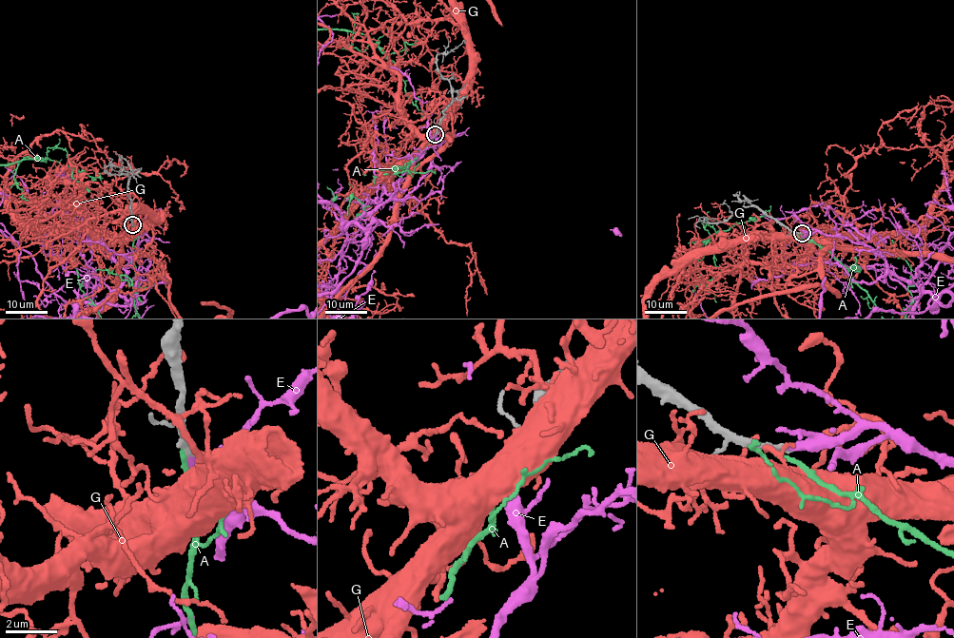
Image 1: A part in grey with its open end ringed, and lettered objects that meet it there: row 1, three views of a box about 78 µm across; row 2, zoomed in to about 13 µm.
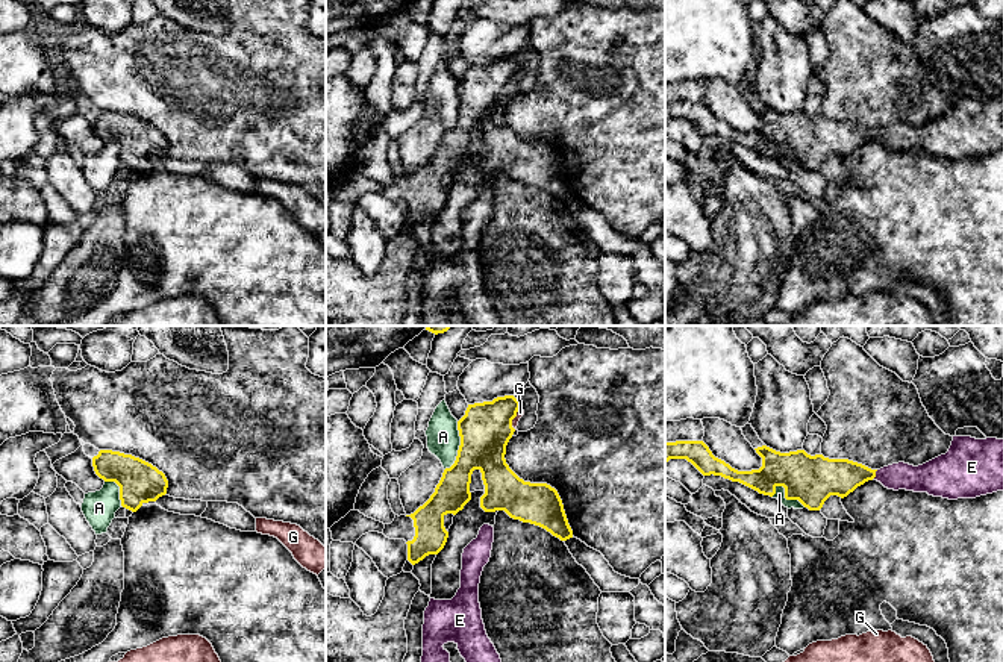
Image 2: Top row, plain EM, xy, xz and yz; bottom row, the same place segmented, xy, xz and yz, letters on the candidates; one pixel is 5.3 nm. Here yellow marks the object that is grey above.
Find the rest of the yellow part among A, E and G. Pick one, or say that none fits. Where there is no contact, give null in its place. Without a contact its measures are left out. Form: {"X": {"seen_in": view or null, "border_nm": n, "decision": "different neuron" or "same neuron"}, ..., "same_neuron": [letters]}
{"A": {"seen_in": "xz", "border_nm": 280, "decision": "different neuron"}, "E": {"seen_in": "yz", "border_nm": 50, "decision": "same neuron"}, "G": {"seen_in": "xz", "border_nm": 120, "decision": "different neuron"}, "same_neuron": ["E"]}

